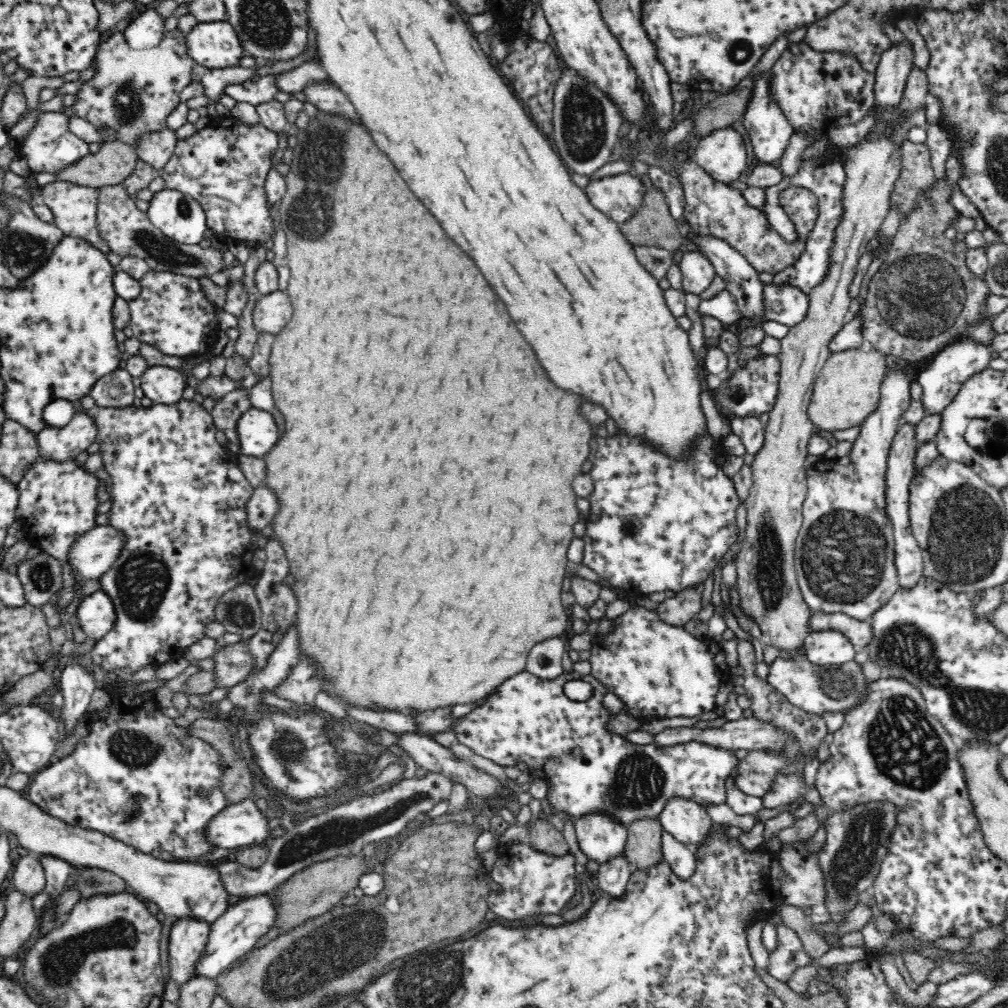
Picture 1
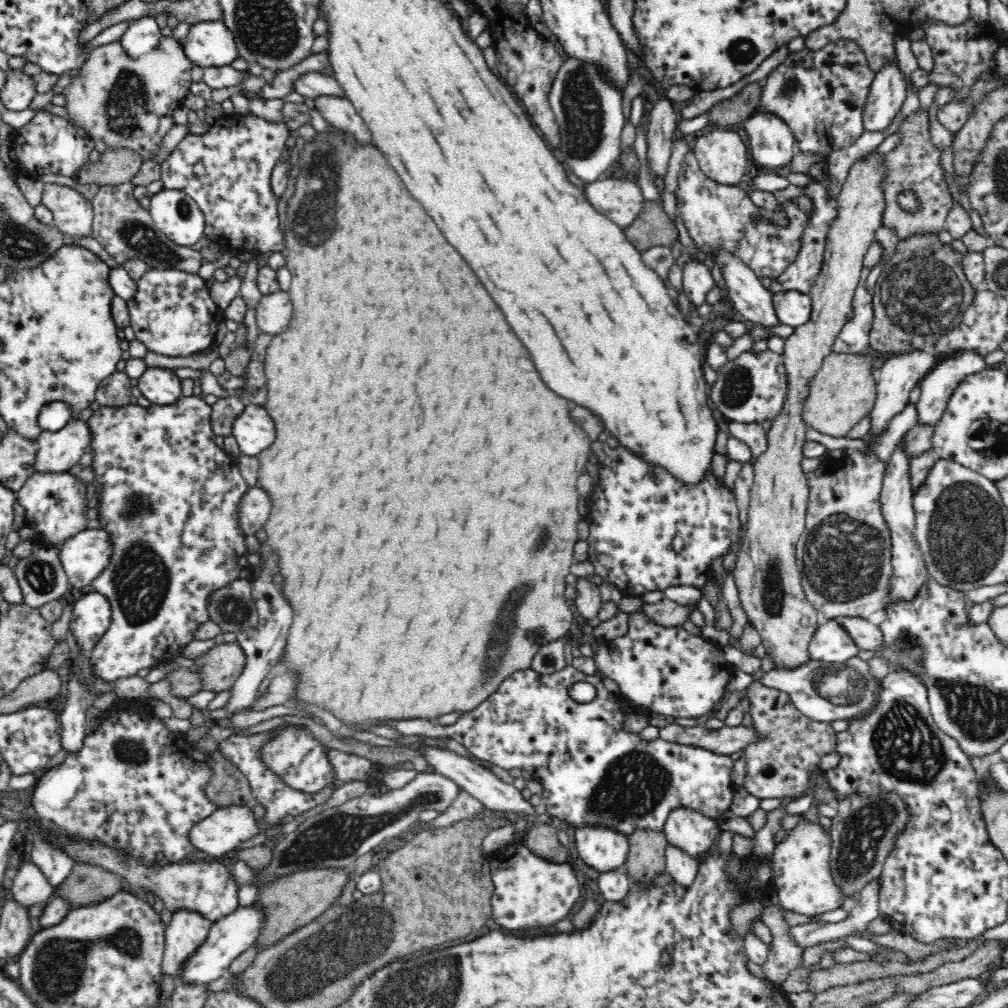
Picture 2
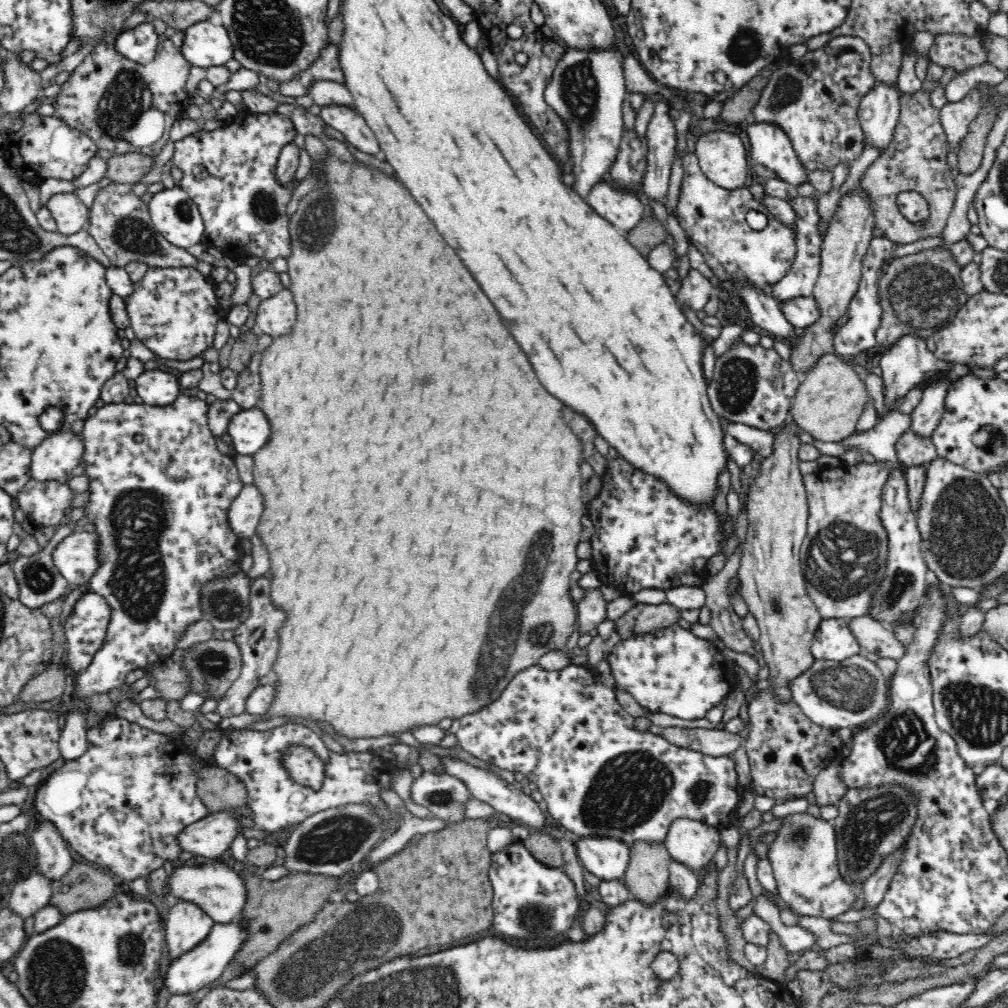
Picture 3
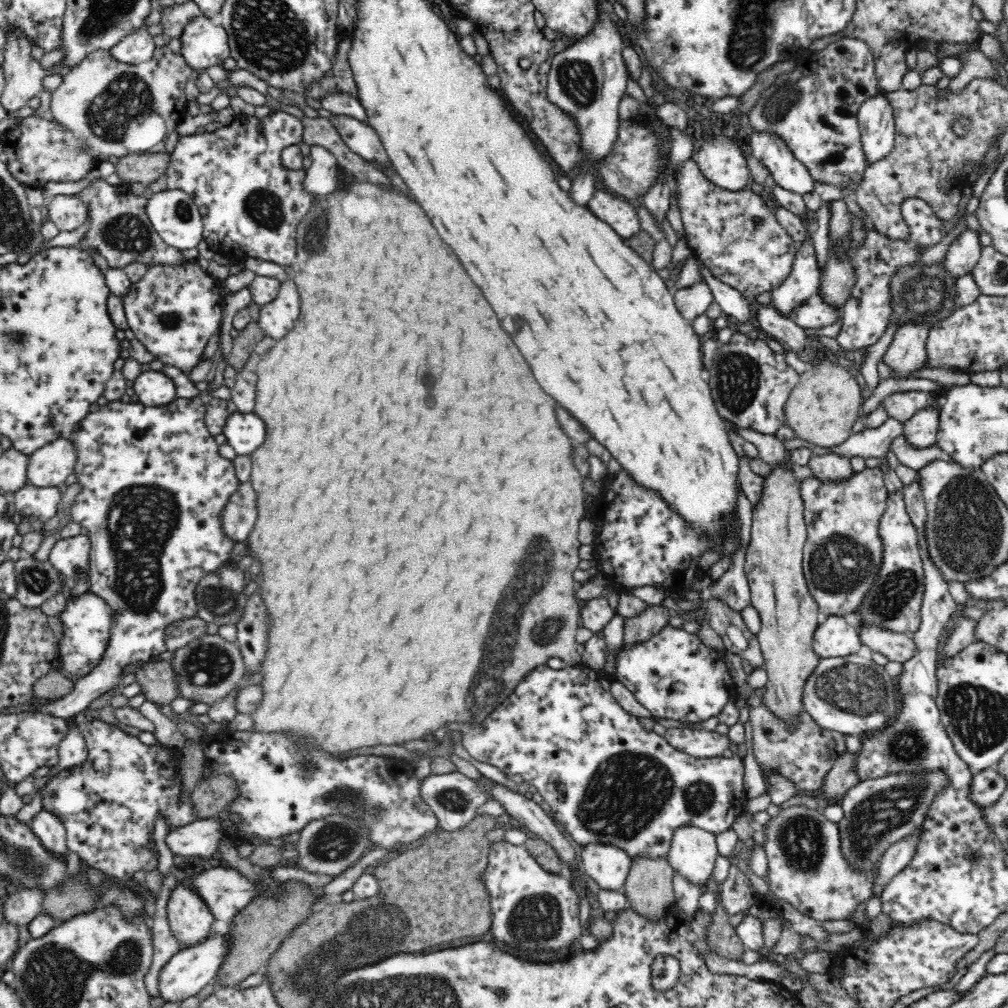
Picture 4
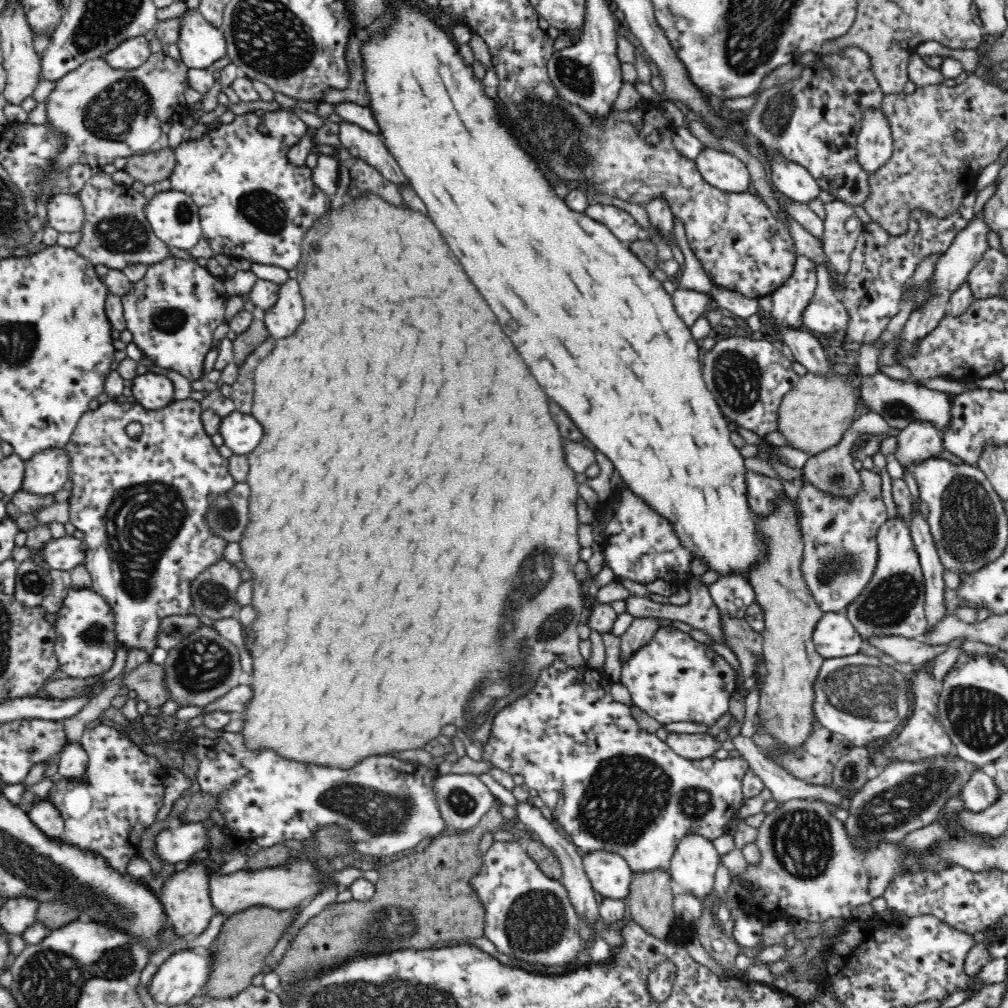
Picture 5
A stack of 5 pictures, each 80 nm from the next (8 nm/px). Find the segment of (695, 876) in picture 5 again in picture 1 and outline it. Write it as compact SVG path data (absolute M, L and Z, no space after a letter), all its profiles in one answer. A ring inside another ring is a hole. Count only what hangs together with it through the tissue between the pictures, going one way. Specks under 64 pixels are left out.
M674 797L666 803L659 821L663 831L676 837L678 842L692 852L696 852L707 836L717 828L704 807L682 797Z

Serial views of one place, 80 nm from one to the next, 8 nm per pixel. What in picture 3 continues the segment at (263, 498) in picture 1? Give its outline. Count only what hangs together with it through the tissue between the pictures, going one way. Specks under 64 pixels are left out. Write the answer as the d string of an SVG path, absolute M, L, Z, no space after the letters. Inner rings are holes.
M245 485L241 494L233 498L228 508L228 525L238 540L250 539L260 522L264 501L258 488Z

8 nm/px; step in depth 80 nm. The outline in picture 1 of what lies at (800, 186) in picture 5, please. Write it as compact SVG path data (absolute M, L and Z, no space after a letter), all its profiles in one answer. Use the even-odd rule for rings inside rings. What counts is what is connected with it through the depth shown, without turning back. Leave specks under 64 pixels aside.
M770 73L758 76L755 81L750 83L753 87L753 95L742 121L744 128L748 131L754 156L760 164L773 165L774 162L778 162L784 156L790 137L794 134L794 129L786 119L786 115L782 113L782 109L770 99L770 93L768 93L769 78Z

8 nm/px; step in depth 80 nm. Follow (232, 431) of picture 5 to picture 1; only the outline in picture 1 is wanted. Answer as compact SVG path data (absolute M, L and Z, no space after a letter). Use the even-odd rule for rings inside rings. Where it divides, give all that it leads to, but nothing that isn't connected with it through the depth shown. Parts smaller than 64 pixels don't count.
M250 406L237 421L240 454L255 458L264 457L278 442L278 426L270 414Z

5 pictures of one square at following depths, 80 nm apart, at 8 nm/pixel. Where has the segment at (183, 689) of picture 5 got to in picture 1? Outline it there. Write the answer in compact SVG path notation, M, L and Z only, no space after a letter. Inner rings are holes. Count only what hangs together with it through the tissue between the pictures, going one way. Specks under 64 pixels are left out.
M242 640L222 646L216 650L212 659L214 665L210 673L214 675L215 688L218 689L230 689L244 682L254 666L254 655Z

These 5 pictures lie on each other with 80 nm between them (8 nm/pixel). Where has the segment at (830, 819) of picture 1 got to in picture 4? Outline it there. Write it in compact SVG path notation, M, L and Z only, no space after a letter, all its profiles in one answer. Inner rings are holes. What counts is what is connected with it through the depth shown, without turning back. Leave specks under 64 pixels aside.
M941 768L932 772L896 770L880 778L860 781L838 801L844 809L844 817L838 826L845 857L858 870L874 868L892 844L920 830L935 796L948 785L949 776Z

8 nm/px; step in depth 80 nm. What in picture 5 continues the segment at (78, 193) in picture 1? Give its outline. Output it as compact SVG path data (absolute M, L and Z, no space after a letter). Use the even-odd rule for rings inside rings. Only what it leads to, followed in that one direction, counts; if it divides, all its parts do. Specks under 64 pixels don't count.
M73 192L58 193L46 202L50 227L60 232L80 231L85 222L85 208Z

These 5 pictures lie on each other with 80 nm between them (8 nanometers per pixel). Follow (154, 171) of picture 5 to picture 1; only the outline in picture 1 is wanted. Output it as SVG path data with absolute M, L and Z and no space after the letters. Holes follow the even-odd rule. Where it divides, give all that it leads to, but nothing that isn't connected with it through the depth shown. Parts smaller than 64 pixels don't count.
M105 141L95 154L86 155L80 162L57 172L60 181L81 187L120 185L136 168L137 150L120 141Z

